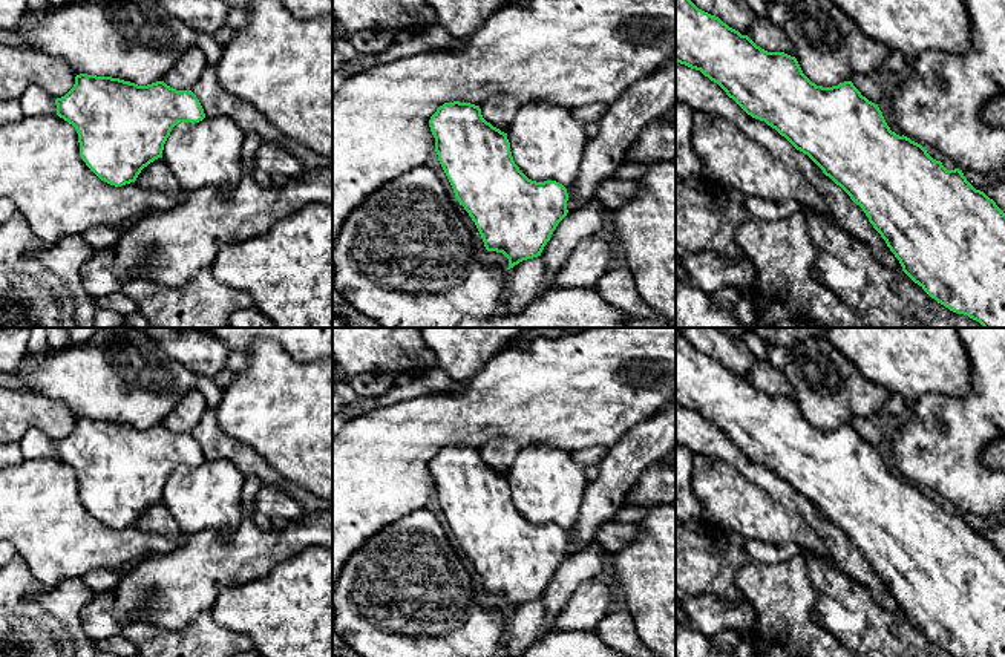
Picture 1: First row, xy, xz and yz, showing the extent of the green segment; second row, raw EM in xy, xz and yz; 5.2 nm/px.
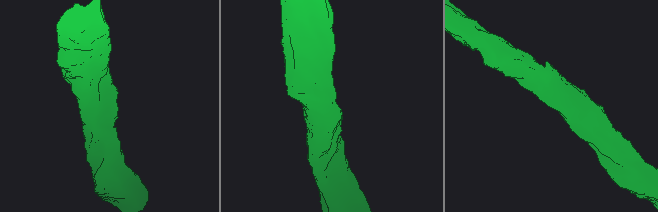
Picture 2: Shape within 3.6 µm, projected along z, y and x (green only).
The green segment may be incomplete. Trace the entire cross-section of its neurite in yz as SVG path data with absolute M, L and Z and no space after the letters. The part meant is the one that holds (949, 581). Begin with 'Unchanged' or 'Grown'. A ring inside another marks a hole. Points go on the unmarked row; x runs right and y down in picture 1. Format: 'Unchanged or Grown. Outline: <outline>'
Unchanged. Outline: M676 331L676 404L700 413L711 424L717 426L748 458L764 464L784 479L797 493L807 498L826 519L840 528L850 542L863 551L869 565L886 583L890 594L899 603L902 614L918 626L931 642L958 657L1005 657L1005 556L984 534L976 533L964 519L962 513L947 513L941 504L933 502L925 490L907 479L890 473L878 447L869 444L852 424L838 429L823 430L812 426L801 413L795 400L784 395L768 395L757 389L748 378L729 371L719 360L699 352L680 332Z

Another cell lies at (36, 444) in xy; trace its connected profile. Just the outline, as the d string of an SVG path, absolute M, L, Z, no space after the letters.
M38 429L29 430L20 441L25 458L57 458L55 441Z

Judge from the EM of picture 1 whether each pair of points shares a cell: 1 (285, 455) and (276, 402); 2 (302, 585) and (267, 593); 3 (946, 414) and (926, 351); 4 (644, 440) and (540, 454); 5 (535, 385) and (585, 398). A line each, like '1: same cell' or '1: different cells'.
1: same cell
2: same cell
3: different cells
4: different cells
5: same cell

